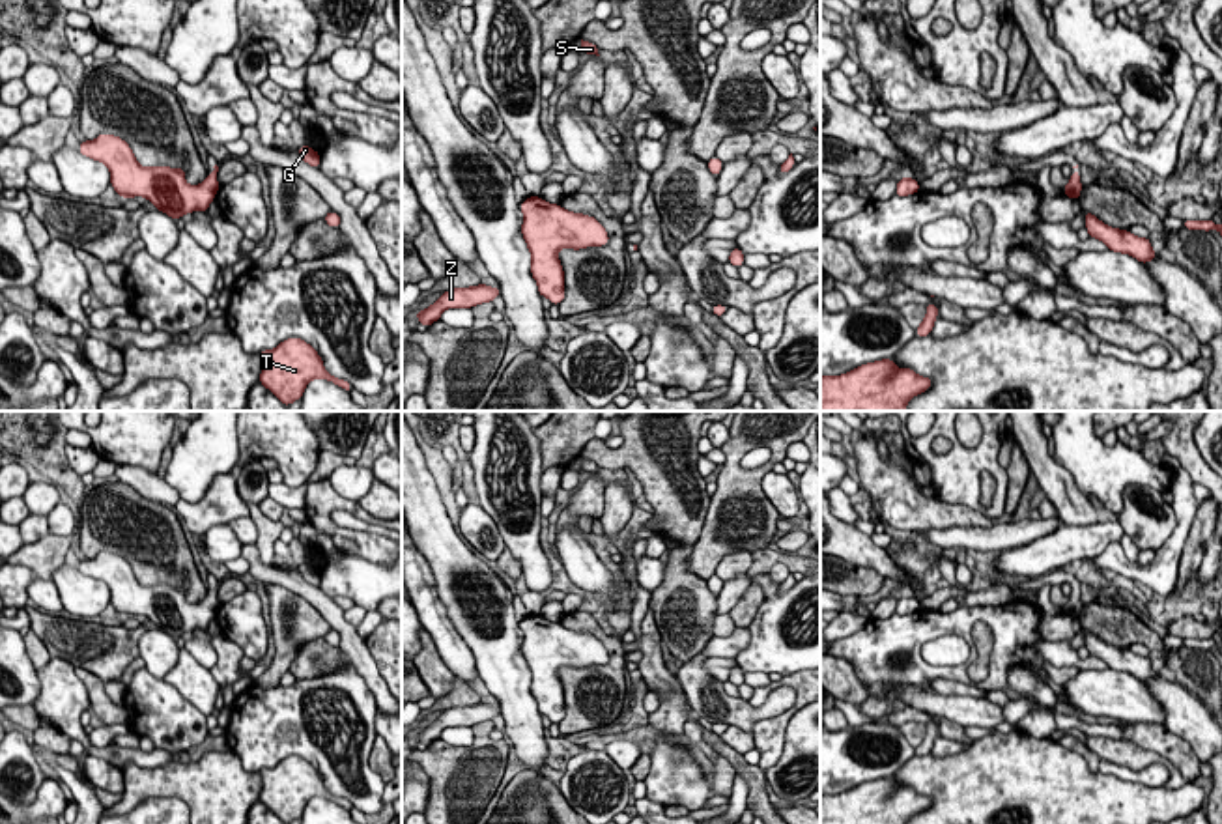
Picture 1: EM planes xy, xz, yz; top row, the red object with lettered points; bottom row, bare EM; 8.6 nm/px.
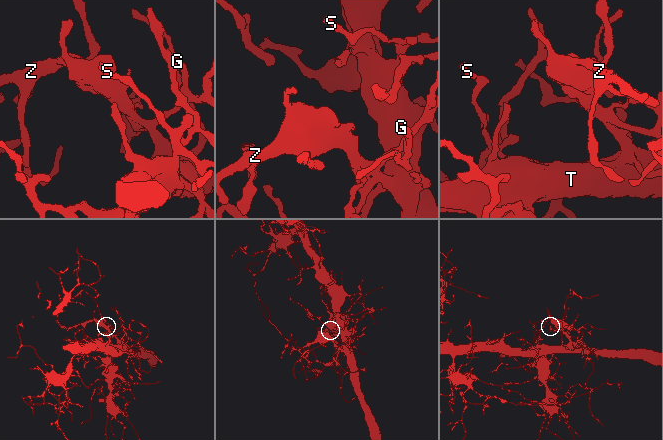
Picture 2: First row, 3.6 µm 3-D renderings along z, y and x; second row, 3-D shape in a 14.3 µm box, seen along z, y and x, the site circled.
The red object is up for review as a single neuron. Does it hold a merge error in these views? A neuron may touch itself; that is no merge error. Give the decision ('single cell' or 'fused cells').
single cell

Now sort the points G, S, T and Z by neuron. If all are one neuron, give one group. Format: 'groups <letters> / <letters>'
groups G S T Z

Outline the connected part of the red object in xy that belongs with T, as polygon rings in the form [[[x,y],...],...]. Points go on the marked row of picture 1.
[[[286,338],[275,349],[260,351],[260,383],[269,389],[286,407],[303,398],[312,379],[327,379],[351,392],[351,383],[331,376],[318,351],[303,338]]]

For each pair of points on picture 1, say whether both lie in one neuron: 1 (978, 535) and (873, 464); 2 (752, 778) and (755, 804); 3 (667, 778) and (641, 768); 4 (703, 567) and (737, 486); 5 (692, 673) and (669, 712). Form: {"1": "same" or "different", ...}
{"1": "different", "2": "same", "3": "different", "4": "same", "5": "different"}

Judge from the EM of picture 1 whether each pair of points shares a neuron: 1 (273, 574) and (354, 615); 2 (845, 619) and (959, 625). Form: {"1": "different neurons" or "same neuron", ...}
{"1": "different neurons", "2": "different neurons"}

